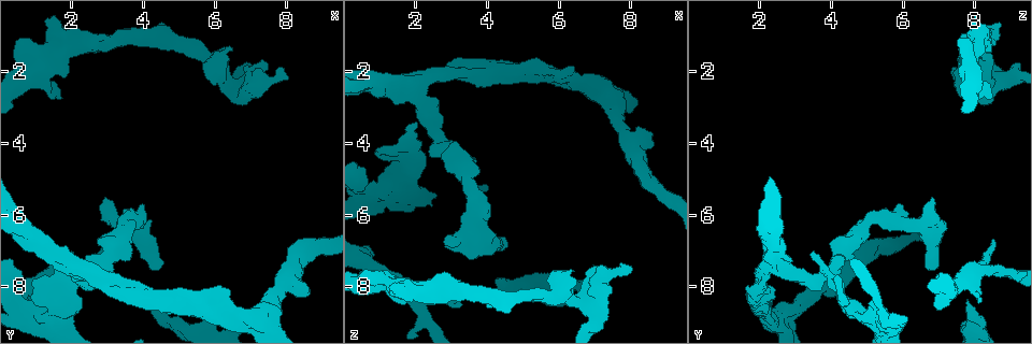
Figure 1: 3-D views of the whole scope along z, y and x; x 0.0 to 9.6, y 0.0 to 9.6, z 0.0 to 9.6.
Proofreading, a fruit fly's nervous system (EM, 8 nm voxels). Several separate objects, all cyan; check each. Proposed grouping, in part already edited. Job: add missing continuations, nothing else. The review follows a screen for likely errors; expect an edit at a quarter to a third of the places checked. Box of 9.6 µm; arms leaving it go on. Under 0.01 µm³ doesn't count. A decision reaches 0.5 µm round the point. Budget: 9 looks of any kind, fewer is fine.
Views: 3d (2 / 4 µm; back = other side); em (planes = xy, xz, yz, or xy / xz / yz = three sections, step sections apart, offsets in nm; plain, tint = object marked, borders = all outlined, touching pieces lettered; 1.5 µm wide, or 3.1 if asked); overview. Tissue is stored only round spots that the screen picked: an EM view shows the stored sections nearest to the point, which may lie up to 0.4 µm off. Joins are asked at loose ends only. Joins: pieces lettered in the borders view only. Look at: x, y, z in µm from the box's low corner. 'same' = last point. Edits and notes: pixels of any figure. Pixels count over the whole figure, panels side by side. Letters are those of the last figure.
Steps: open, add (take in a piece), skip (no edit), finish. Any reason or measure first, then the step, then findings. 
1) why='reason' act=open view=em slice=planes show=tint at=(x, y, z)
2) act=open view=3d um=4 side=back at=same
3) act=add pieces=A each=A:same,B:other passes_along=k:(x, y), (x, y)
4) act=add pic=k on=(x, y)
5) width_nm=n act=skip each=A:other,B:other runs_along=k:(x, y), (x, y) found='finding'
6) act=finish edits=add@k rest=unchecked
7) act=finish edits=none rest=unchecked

why='an open end' act=open view=em slice=planes show=tint at=(3.35, 6.70, 8.50)

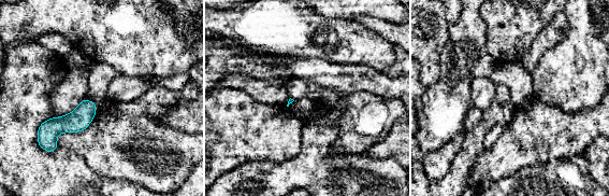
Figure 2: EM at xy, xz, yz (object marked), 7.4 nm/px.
act=open view=em slice=planes show=borders at=same

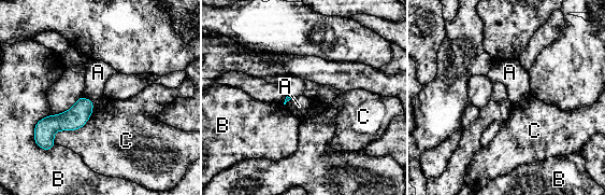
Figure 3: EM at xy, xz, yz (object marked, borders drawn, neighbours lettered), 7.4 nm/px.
act=skip each=A:other,B:other,C:other border=3:(89, 98), (92, 101) found='no lettered piece goes on from it'

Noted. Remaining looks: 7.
why='an open end' act=open view=em slice=xz step=4 show=tint at=(4.35, 8.40, 7.80)

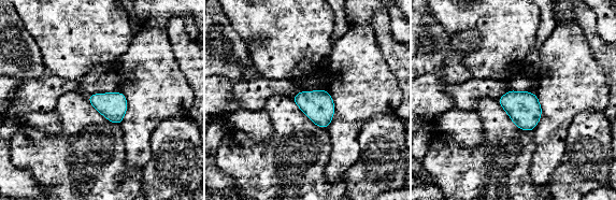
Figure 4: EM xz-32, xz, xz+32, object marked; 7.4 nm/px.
act=open view=em slice=planes show=borders at=same

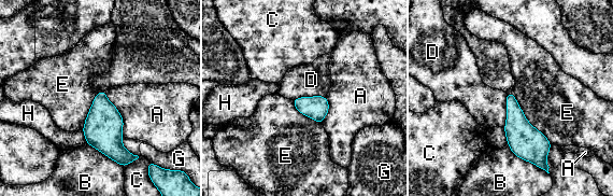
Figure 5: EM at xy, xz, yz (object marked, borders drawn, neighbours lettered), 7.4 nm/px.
act=skip each=A:other,B:other,C:other,D:other,E:other,G:other,H:other border=5:(325, 96), (301, 96), (293, 100) found='none of them fits'

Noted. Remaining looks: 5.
why='free end' act=open view=3d um=4 at=(2.90, 5.55, 6.75)

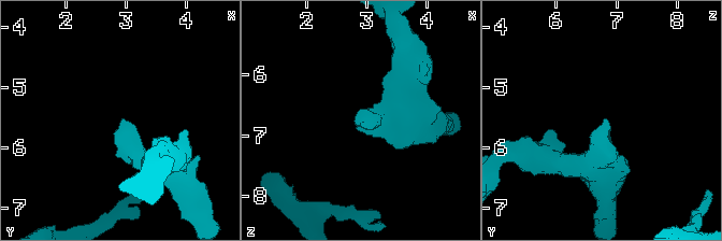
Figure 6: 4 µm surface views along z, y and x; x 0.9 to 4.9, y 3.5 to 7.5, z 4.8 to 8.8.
why='now the EM' act=open view=em slice=planes show=plain at=(2.90, 5.55, 6.80)

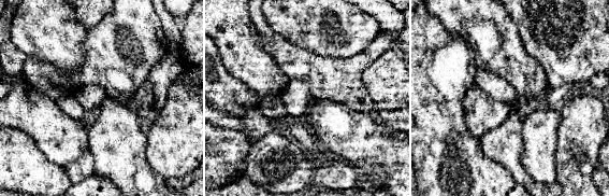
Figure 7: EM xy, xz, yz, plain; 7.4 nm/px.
why='what lies round it' act=open view=em slice=planes show=borders at=same

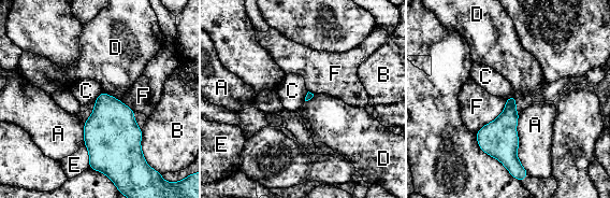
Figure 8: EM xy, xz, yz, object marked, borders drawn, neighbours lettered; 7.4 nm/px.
longest_contact=A:420nm act=skip each=A:other,B:other,C:other,D:other,E:other,F:other border=8:(102, 92), (93, 103) found='none of them fits'

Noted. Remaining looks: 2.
why='free end' act=open view=3d um=4 at=(0.70, 1.10, 7.60)

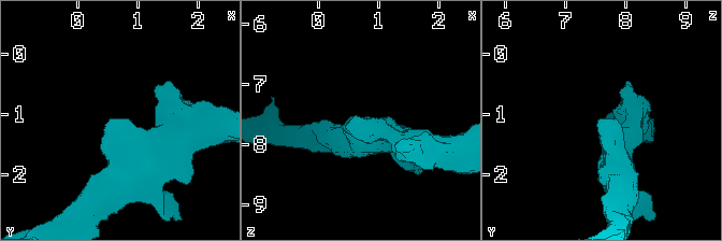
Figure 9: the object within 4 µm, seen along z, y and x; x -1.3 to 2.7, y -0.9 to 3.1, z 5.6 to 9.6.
why='now the EM' act=open view=em slice=yz step=4 show=borders at=(0.65, 1.10, 7.55)

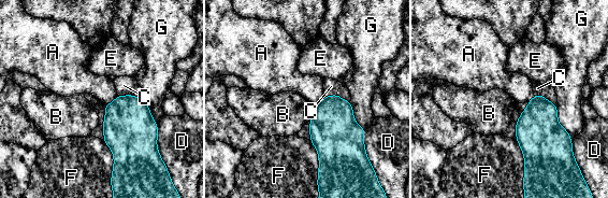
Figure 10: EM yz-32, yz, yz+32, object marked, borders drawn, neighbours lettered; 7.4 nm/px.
act=skip each=A:other,B:other,C:other,D:other,E:other,F:other,G:other found='no lettered piece goes on from it'

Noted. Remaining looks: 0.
act=finish edits=none rest=unchecked

